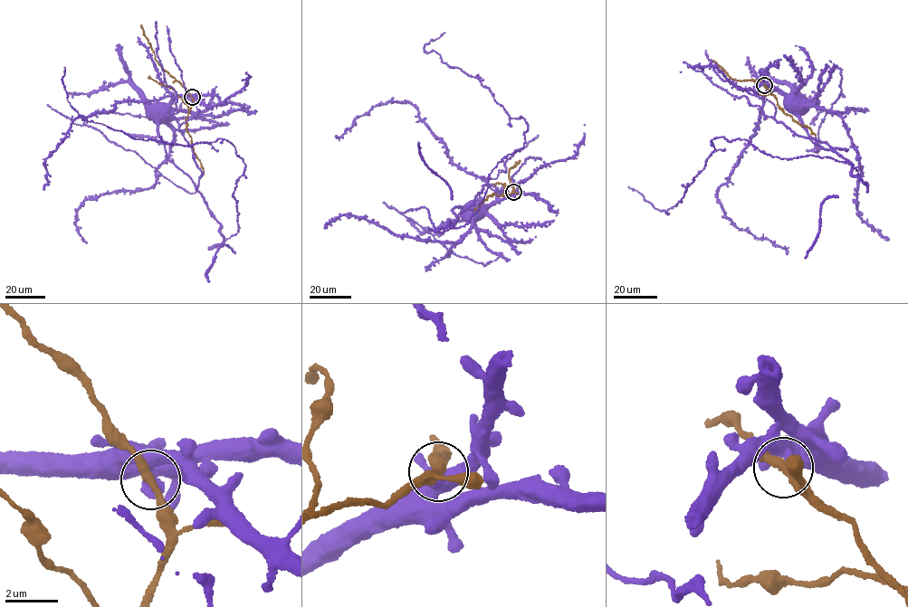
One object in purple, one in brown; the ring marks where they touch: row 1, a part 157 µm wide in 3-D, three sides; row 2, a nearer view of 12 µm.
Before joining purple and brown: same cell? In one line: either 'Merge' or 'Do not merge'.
Merge

